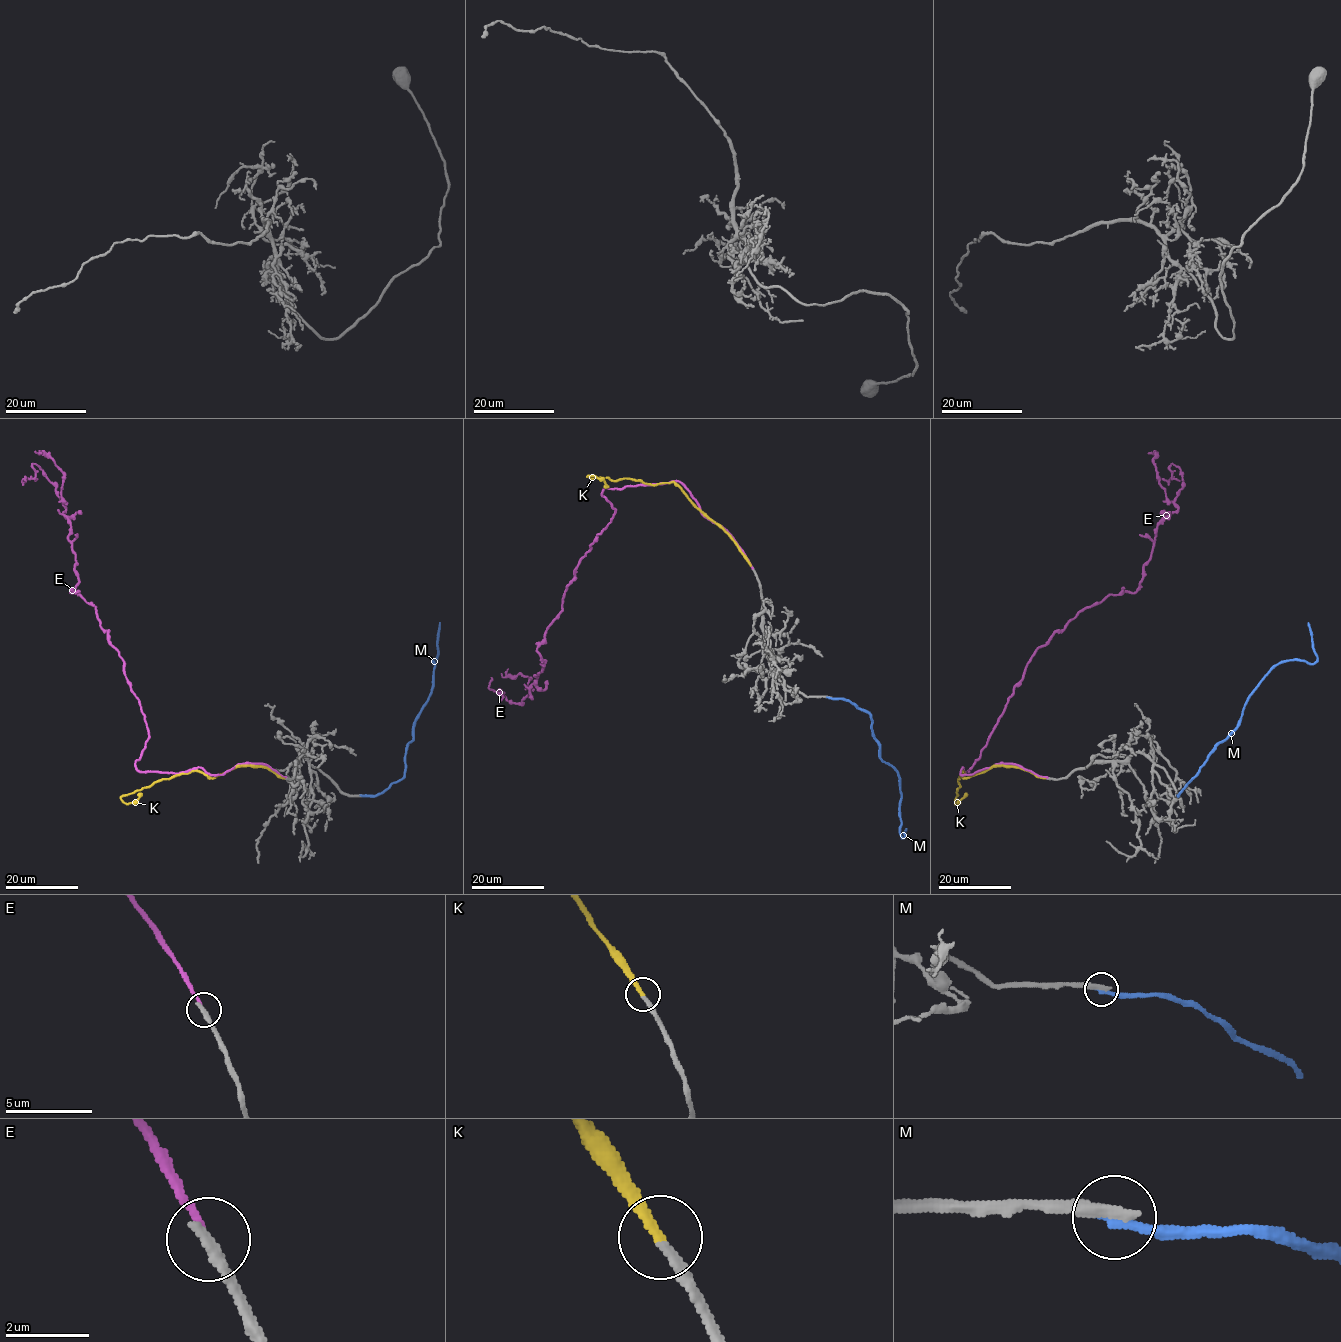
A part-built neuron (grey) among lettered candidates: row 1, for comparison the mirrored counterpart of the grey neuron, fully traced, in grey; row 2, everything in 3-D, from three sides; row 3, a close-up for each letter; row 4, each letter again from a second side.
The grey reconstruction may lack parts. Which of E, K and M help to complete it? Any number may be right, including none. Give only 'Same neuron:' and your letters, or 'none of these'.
Same neuron: K

